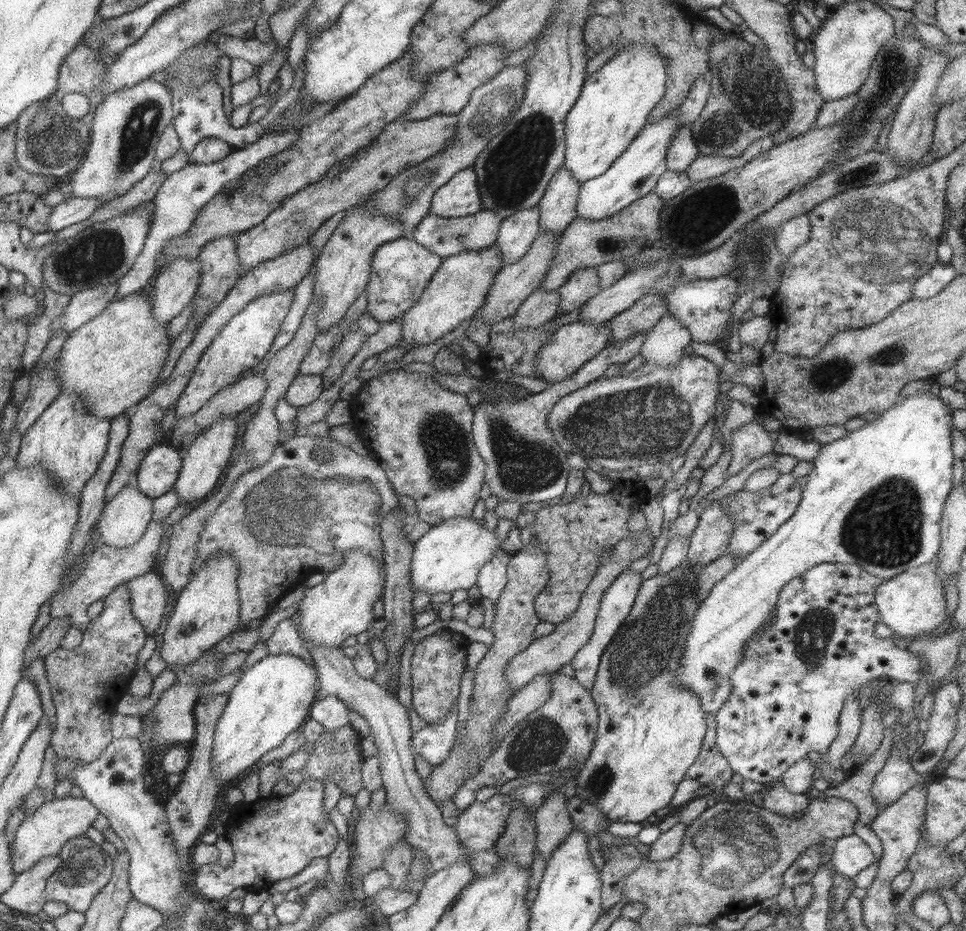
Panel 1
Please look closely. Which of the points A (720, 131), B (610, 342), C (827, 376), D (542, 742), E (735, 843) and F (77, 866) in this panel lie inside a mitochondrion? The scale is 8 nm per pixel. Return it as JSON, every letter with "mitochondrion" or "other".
{"A":"mitochondrion","B":"other","C":"mitochondrion","D":"mitochondrion","E":"mitochondrion","F":"mitochondrion"}

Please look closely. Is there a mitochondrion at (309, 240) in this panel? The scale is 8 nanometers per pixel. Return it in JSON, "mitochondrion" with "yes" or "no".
{"mitochondrion":"no"}

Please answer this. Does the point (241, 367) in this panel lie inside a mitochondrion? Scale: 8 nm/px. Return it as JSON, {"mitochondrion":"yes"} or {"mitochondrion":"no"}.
{"mitochondrion":"yes"}

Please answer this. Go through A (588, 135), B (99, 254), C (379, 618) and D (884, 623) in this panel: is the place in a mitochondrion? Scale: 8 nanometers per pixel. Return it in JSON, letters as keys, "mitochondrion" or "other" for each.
{"A":"other","B":"mitochondrion","C":"other","D":"other"}

